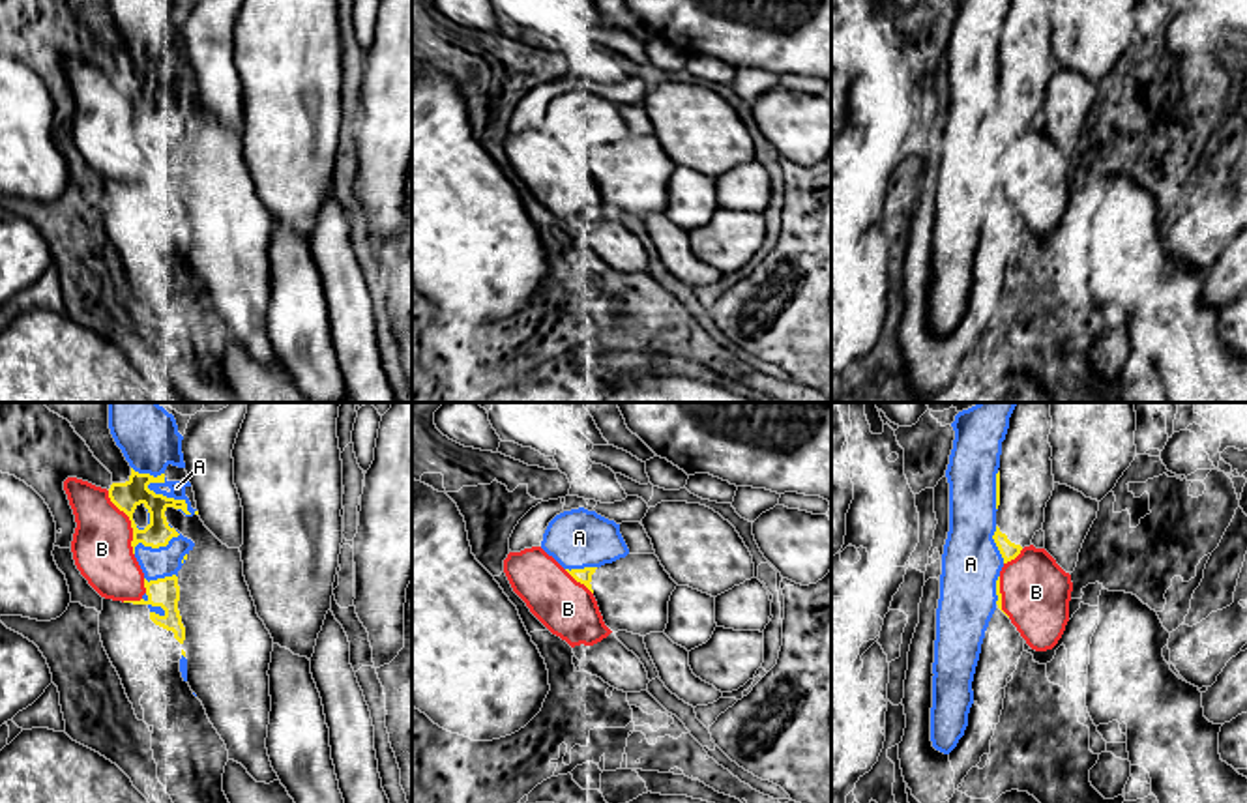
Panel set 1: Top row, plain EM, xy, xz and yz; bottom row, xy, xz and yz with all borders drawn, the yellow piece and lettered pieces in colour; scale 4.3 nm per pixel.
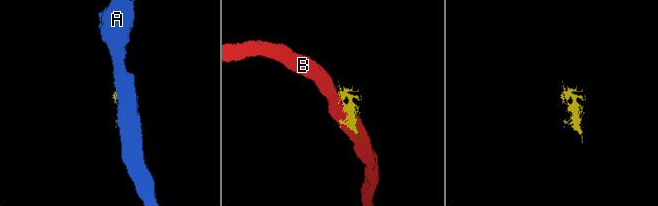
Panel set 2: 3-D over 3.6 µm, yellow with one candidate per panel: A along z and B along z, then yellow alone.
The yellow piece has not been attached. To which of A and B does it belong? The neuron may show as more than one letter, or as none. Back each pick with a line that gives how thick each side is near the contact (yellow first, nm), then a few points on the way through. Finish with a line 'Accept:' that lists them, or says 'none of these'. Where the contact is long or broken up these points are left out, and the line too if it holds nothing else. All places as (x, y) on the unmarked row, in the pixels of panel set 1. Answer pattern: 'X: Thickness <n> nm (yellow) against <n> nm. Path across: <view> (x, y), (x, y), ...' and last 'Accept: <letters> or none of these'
B: Thickness 120 nm (yellow) against 260 nm
Accept: B

